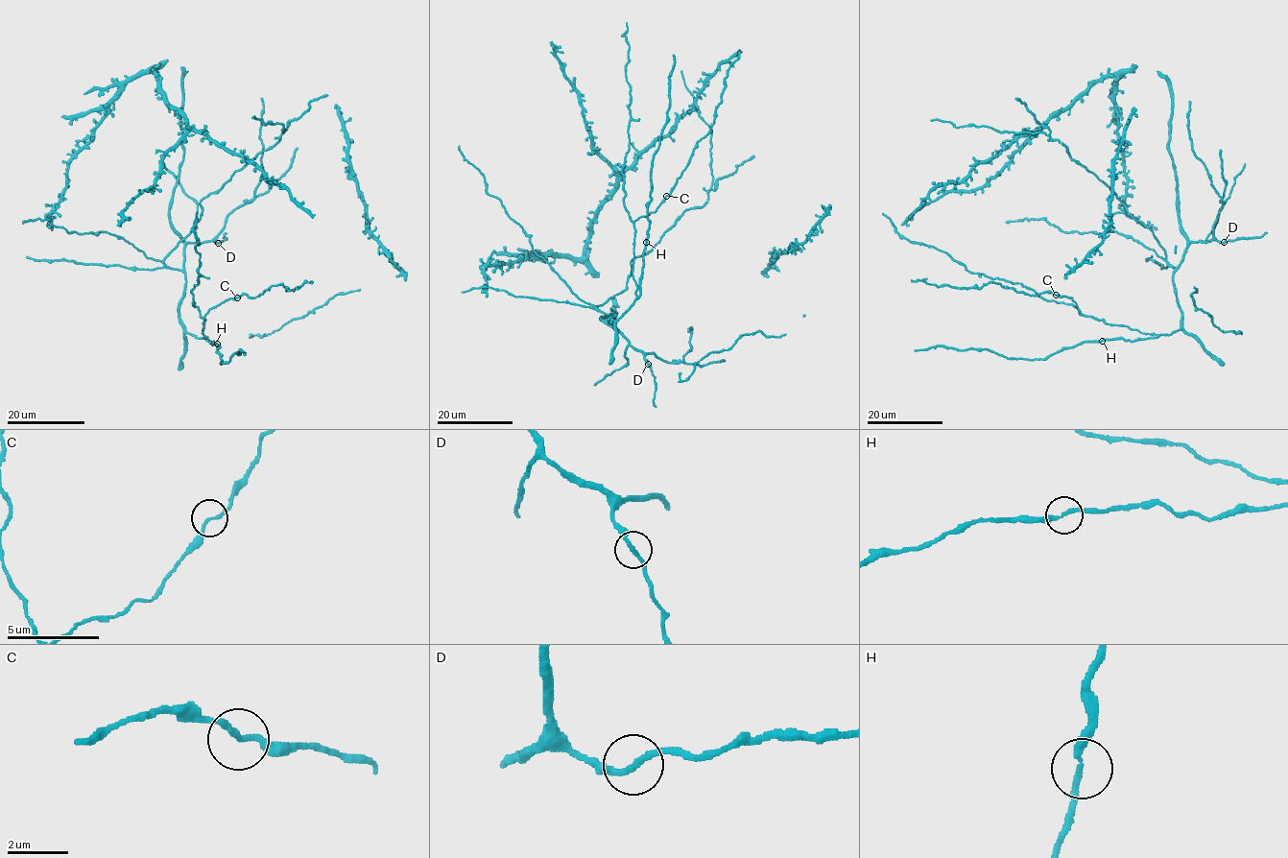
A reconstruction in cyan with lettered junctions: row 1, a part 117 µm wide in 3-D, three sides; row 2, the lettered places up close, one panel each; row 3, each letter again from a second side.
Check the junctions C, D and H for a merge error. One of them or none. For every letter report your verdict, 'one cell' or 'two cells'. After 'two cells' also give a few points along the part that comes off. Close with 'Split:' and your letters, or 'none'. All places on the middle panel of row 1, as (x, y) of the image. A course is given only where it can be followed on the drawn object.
C: one cell
D: one cell
H: one cell
Split: none

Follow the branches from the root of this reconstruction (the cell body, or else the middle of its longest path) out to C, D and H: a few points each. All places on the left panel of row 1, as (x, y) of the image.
C: (170, 216), (184, 245), (182, 327), (205, 339), (202, 330), (207, 311), (236, 297)
D: (170, 216), (171, 226), (185, 243), (218, 243)
H: (170, 216), (171, 226), (184, 245), (185, 287), (179, 305), (179, 322), (187, 332), (216, 345)

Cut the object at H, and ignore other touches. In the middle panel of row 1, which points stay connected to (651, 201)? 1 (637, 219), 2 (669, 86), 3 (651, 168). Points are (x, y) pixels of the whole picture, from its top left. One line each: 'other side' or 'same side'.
1: other side
2: same side
3: same side

